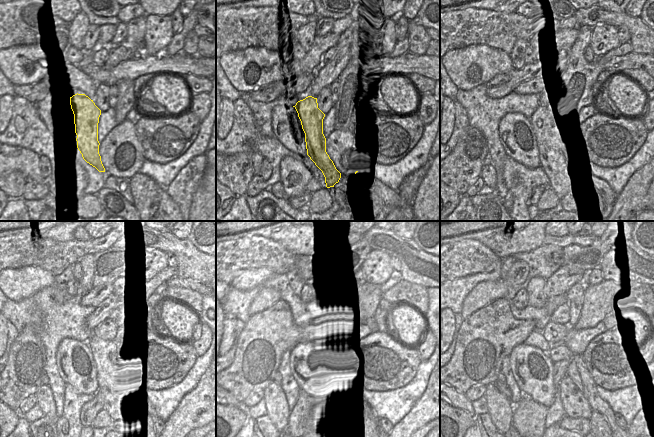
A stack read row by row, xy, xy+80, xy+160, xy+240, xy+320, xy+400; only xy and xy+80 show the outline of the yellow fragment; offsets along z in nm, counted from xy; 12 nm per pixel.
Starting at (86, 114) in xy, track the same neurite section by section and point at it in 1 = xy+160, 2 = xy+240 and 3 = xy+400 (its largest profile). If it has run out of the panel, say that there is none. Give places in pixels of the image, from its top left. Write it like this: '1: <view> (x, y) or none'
1: xy+160 (559, 171)
2: xy+240 (117, 399)
3: xy+400 (574, 404)

